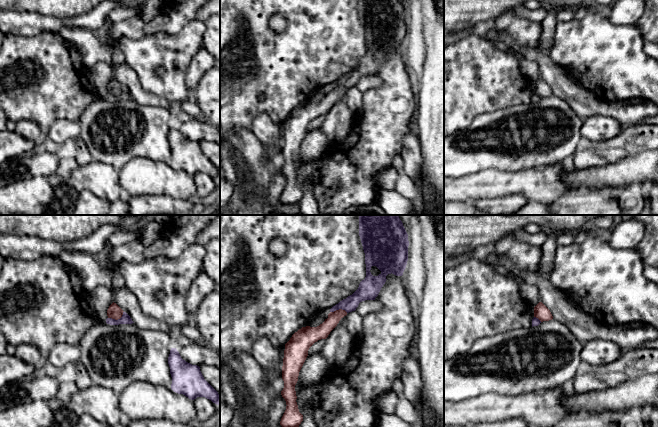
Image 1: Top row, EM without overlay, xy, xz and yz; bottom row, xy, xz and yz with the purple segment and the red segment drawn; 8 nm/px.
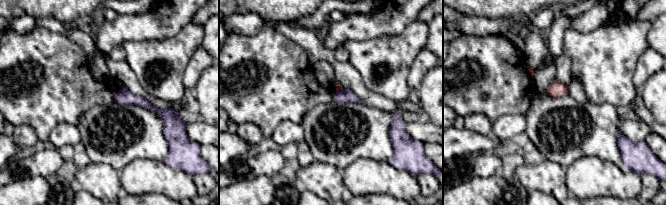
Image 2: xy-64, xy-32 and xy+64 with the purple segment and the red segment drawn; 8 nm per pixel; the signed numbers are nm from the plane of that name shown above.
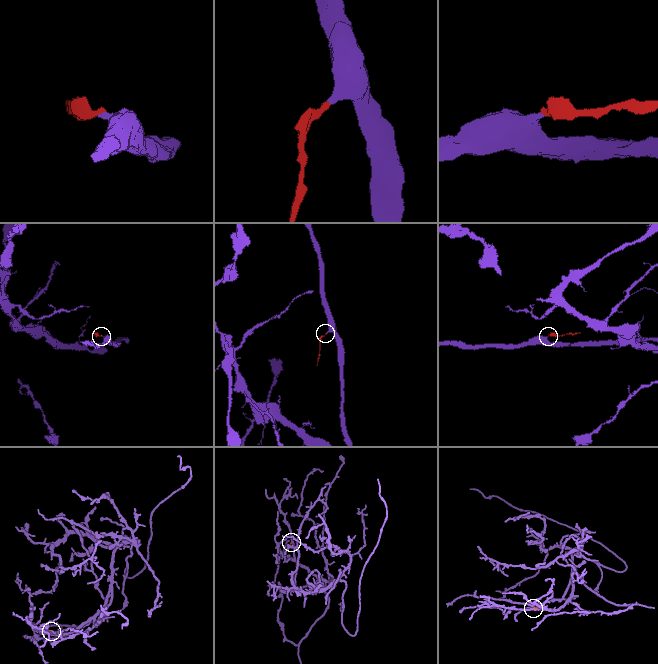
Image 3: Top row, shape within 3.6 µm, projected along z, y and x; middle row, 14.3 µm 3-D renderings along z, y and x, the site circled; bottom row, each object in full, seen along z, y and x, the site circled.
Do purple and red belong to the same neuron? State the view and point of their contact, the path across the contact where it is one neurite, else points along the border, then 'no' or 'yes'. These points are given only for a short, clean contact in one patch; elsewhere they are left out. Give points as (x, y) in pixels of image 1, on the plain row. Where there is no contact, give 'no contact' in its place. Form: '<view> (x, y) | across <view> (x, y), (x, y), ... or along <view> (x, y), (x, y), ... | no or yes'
xy (118, 95) | along xy (123, 87), (123, 90), (117, 95), (108, 94) | no

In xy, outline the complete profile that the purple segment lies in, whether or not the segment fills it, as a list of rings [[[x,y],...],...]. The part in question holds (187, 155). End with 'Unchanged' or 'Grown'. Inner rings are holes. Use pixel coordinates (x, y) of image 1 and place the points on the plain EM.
[[[171,124],[168,140],[172,153],[171,165],[174,168],[183,170],[191,176],[205,173],[217,181],[220,180],[220,171],[204,155],[200,143],[183,136],[176,124]]]. Unchanged

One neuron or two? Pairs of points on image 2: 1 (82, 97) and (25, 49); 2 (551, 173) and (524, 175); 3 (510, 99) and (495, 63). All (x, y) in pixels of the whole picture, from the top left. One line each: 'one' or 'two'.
1: one
2: one
3: one

